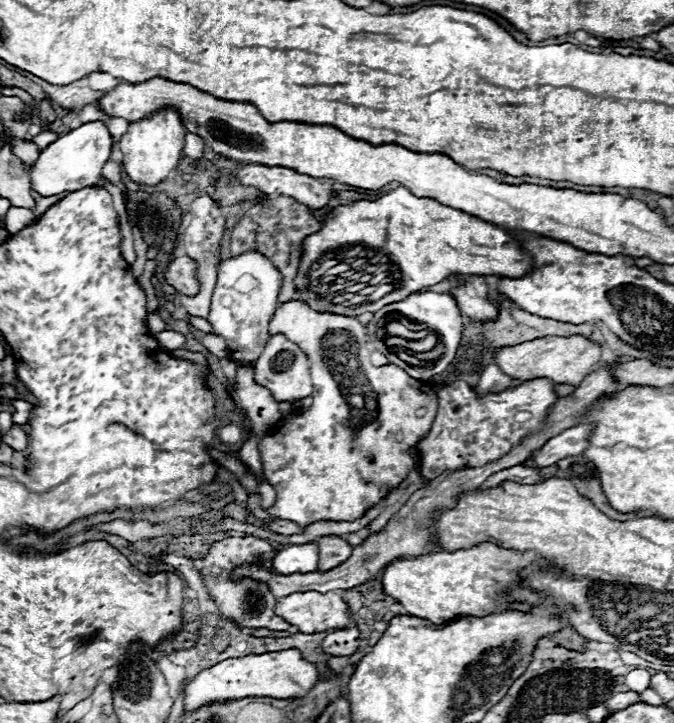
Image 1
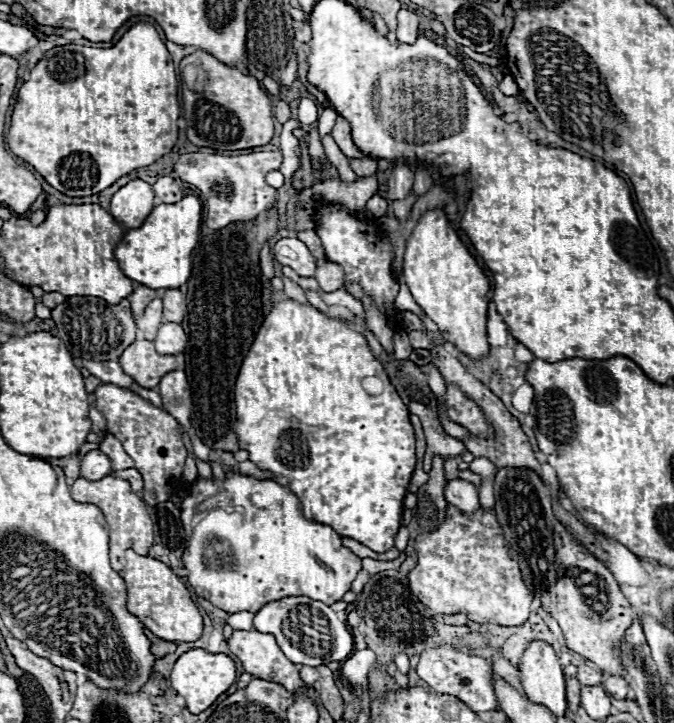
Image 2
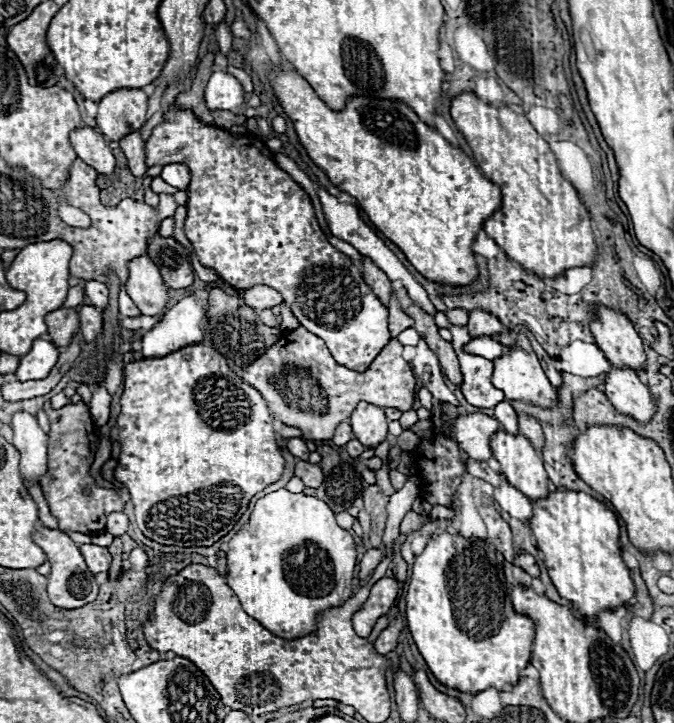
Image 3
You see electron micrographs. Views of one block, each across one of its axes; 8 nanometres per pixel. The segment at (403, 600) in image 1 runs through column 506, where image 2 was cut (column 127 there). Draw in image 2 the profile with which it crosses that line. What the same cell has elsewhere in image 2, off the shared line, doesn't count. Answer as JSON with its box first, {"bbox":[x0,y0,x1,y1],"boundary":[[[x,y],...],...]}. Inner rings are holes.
{"bbox":[120,550,202,642],"boundary":[[[134,550],[126,552],[126,566],[120,572],[128,586],[128,610],[158,638],[166,642],[194,642],[202,636],[202,614],[196,608],[186,584],[160,560],[140,556]]]}

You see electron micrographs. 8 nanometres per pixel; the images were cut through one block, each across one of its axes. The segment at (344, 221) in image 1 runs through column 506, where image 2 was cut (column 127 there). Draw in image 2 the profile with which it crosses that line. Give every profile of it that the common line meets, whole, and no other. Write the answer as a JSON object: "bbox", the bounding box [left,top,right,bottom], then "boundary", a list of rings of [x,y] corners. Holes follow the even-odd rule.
{"bbox":[114,196,202,288],"boundary":[[[186,196],[174,204],[158,204],[140,228],[128,230],[114,250],[122,272],[148,288],[178,288],[188,282],[192,272],[192,250],[198,244],[202,204],[196,196]]]}

